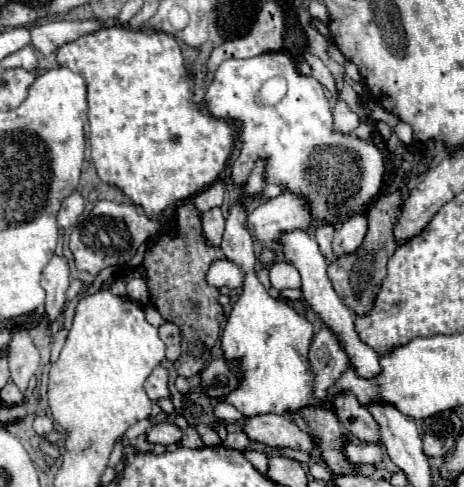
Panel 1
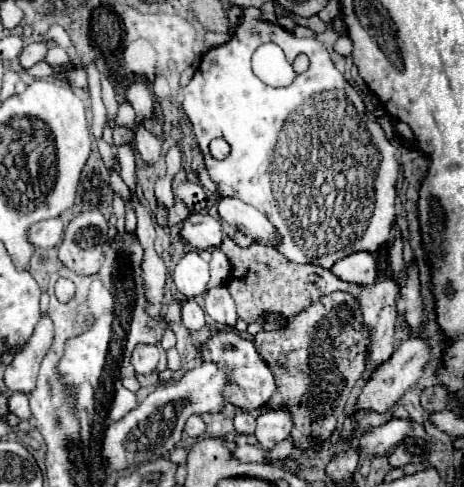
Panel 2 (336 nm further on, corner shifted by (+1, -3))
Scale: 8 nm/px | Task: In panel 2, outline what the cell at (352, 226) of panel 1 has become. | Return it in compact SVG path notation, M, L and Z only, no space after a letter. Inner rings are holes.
M355 251L343 259L339 259L331 271L349 283L359 283L359 285L371 285L377 277L377 263L375 255L369 251Z

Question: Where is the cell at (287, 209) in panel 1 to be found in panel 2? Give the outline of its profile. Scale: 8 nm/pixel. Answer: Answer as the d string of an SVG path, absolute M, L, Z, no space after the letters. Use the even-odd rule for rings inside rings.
M197 213L197 215L189 215L187 221L183 221L179 235L193 247L197 249L207 249L211 247L219 247L223 243L223 239L227 237L227 233L223 231L223 225L219 219L211 217L209 213Z

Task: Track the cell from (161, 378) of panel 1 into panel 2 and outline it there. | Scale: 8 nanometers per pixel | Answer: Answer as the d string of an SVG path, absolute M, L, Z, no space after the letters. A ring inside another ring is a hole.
M139 345L133 351L131 363L135 367L135 373L139 373L139 375L151 375L153 371L157 371L159 349L155 345Z

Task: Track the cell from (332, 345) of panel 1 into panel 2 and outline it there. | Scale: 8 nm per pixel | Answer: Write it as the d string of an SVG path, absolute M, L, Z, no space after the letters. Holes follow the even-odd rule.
M289 407L269 409L257 417L255 437L265 449L273 449L279 441L287 439L293 429L293 419Z

